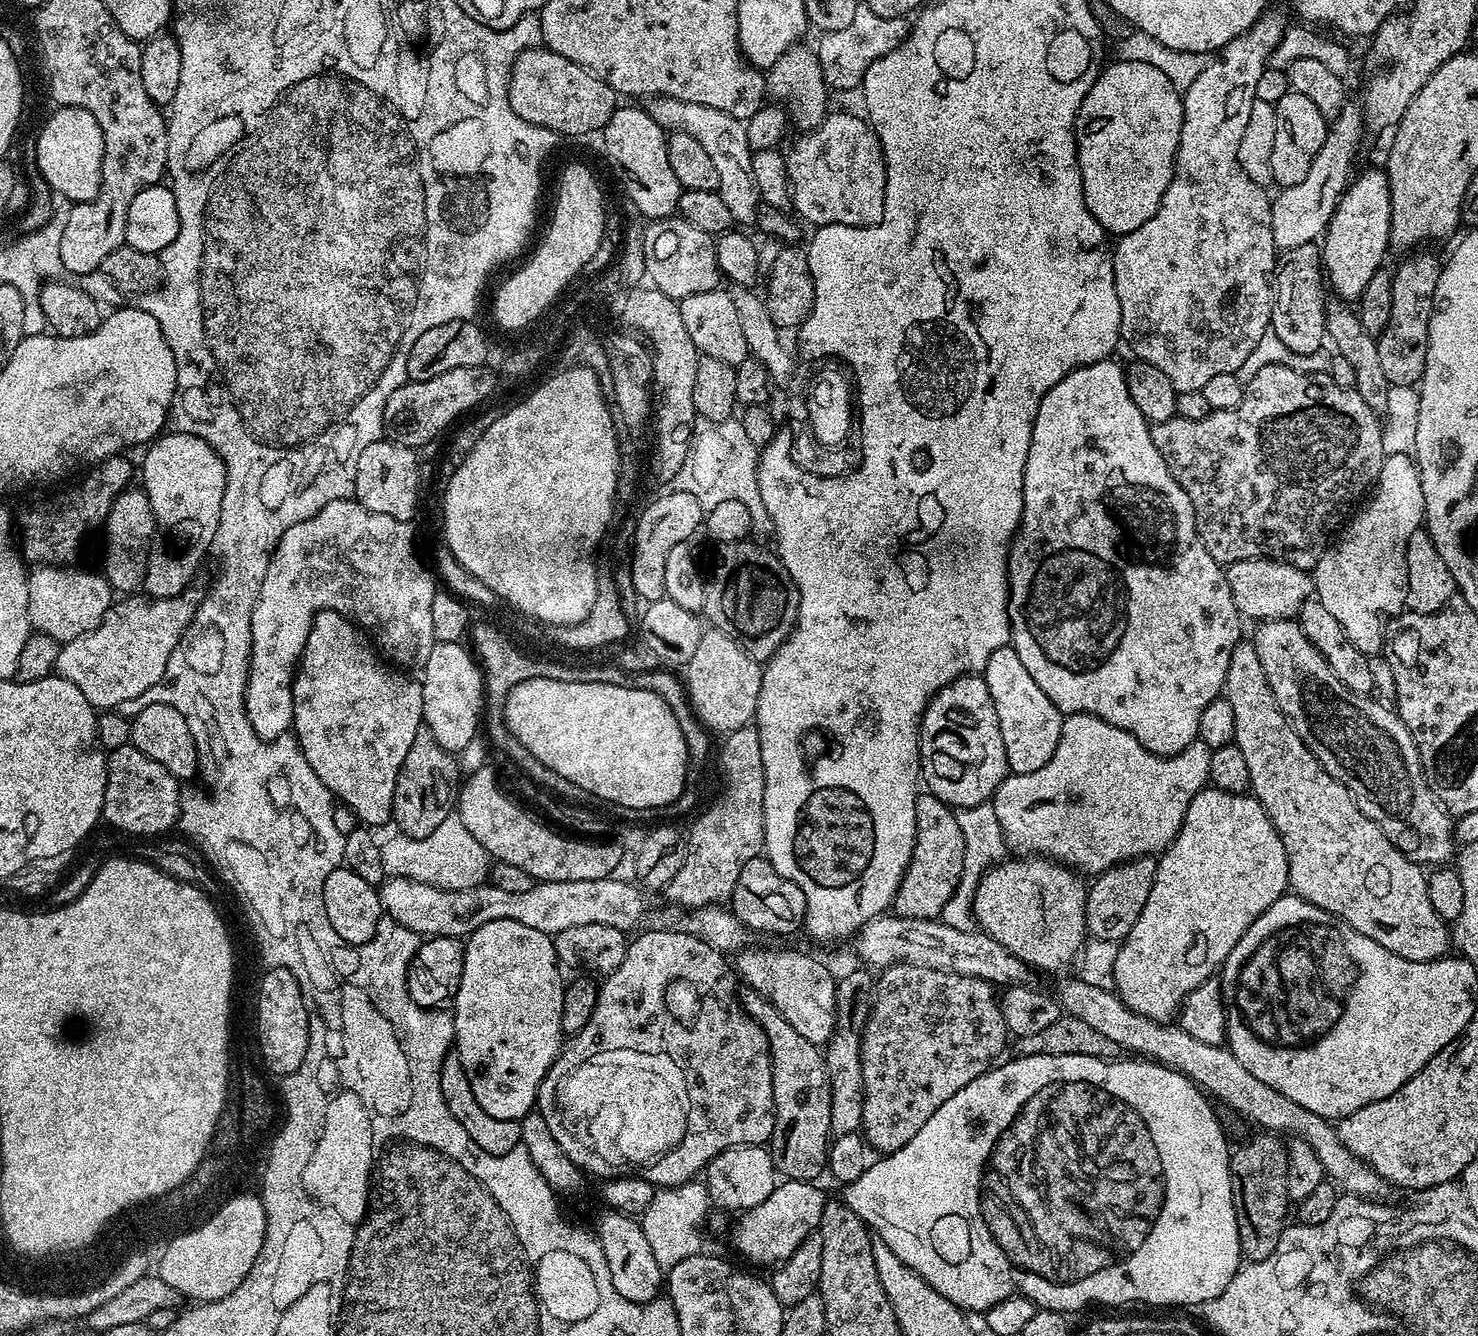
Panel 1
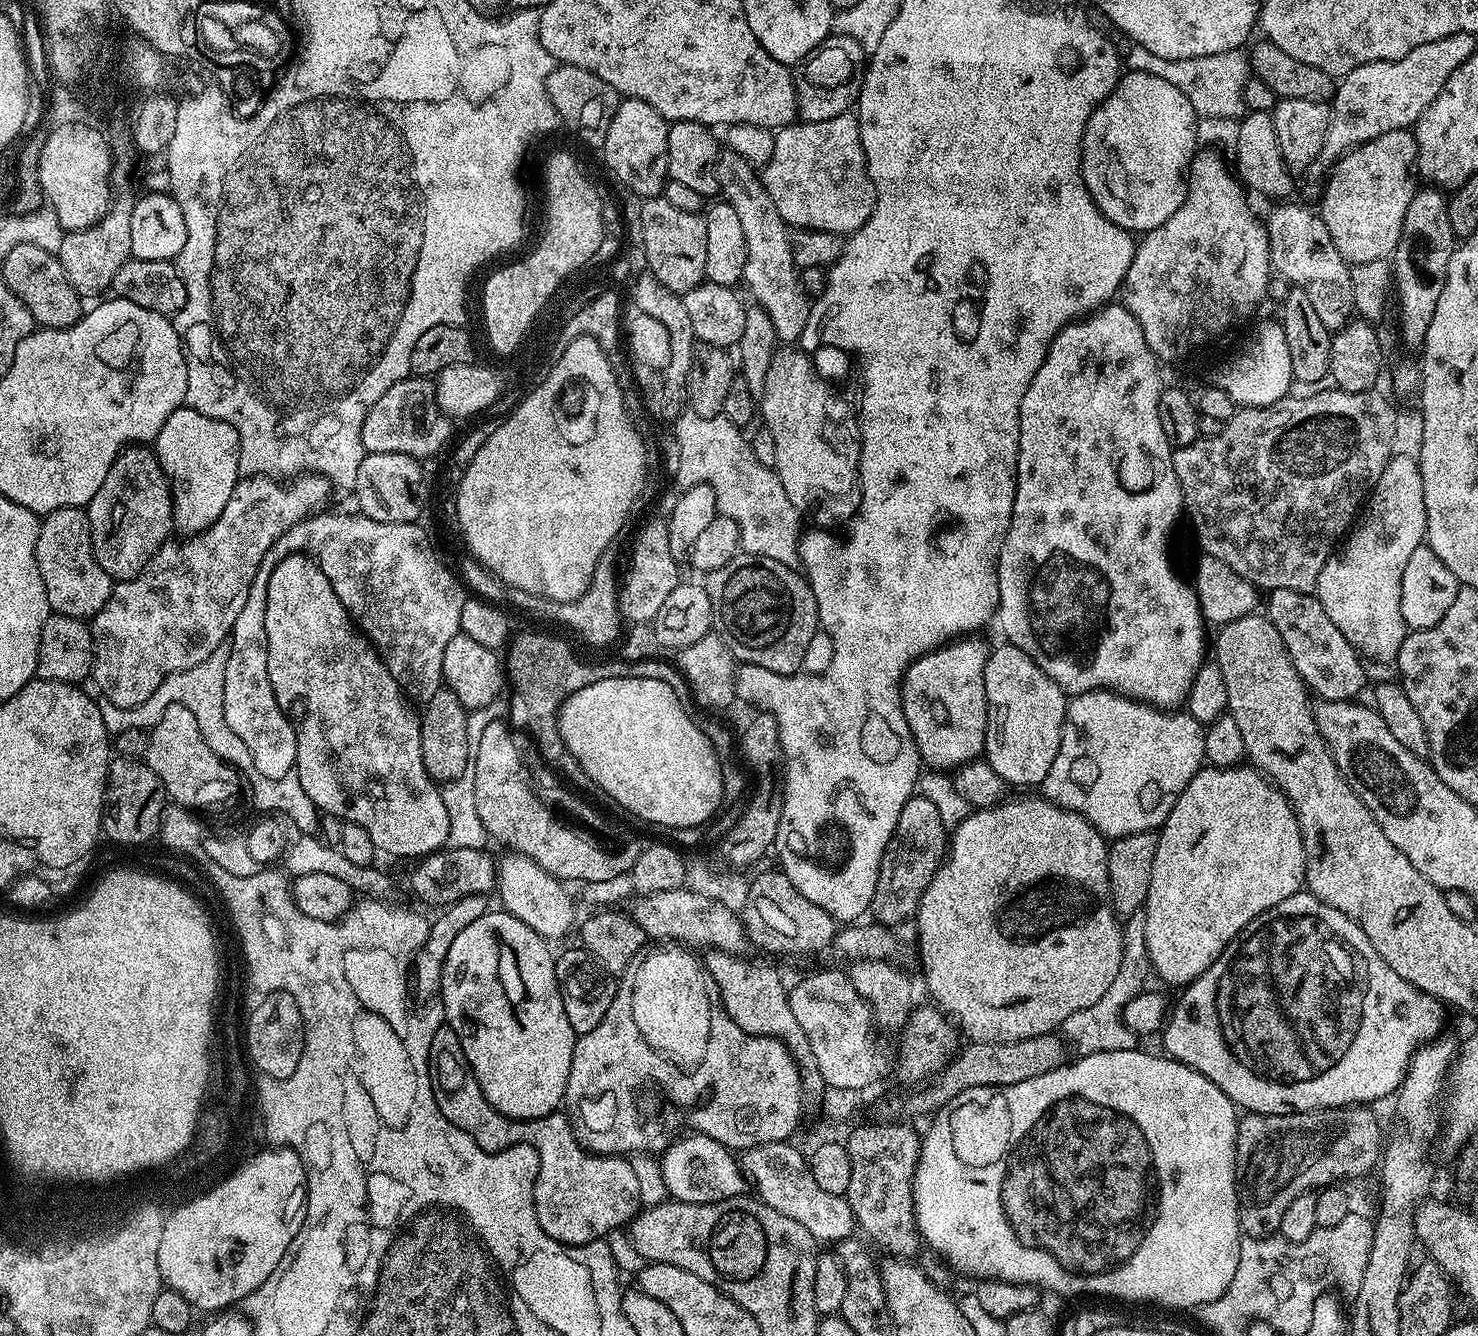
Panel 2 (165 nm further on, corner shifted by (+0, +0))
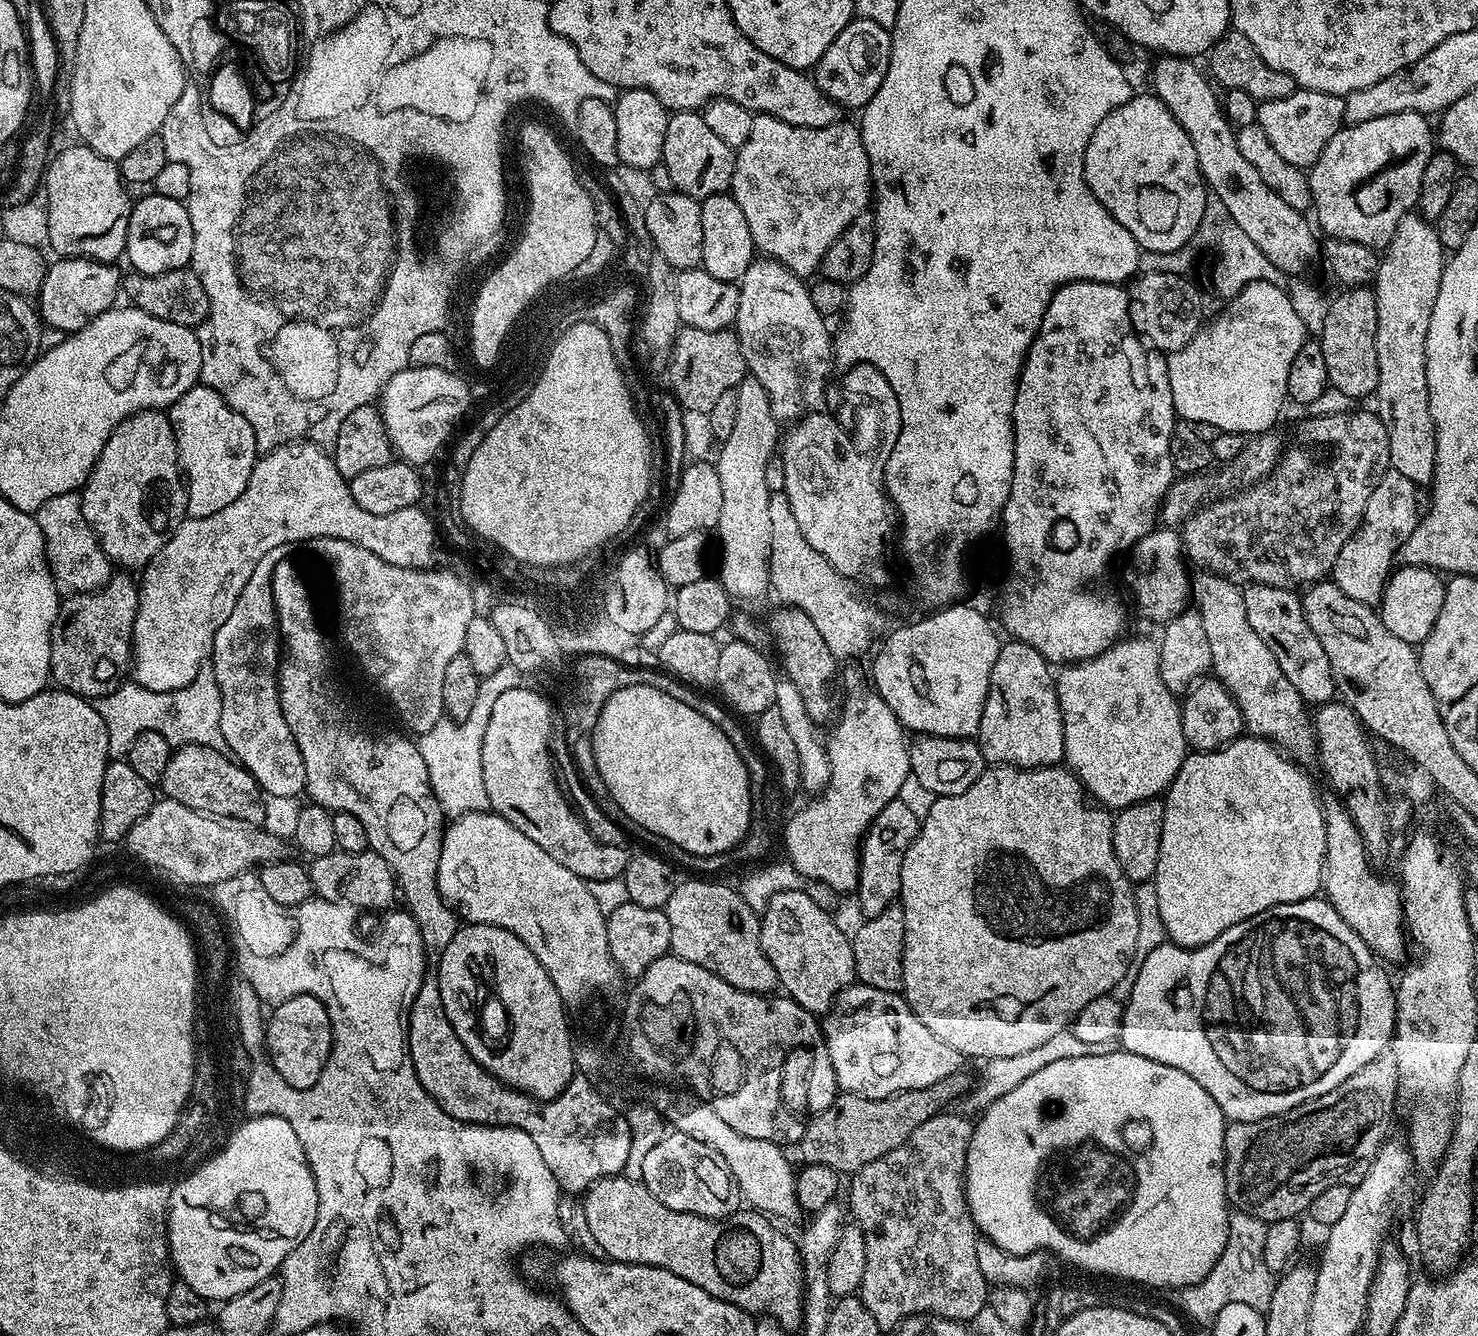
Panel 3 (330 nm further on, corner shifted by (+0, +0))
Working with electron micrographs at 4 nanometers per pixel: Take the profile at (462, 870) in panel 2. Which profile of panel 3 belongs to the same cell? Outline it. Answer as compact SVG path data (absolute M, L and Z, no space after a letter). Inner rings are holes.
M337 850L325 856L317 856L311 861L308 873L312 879L313 893L326 902L348 904L357 910L363 908L388 910L395 905L392 903L398 900L396 876L392 868L386 862L386 858L371 850L358 854Z

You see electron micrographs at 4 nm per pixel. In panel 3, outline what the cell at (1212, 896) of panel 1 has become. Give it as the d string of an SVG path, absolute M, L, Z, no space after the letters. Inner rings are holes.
M1241 735L1223 748L1212 752L1189 751L1184 757L1178 774L1163 793L1164 817L1162 818L1162 838L1158 850L1158 866L1154 883L1158 890L1158 914L1162 914L1165 937L1180 948L1201 948L1206 942L1214 942L1230 926L1254 918L1262 910L1270 910L1279 904L1289 904L1299 900L1311 900L1321 891L1324 882L1324 859L1326 858L1326 822L1322 796L1316 793L1316 784L1303 772L1297 761L1289 758L1271 740L1260 736Z

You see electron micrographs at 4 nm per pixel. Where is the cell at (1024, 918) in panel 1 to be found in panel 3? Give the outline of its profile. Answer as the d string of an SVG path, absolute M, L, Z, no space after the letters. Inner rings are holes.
M1011 764L985 767L974 786L962 794L937 796L930 812L921 819L920 832L910 850L906 850L900 871L898 903L904 912L902 995L922 1026L926 1026L930 1034L938 1034L946 1046L954 1046L961 1057L980 1056L981 1061L986 1061L1011 1058L1013 1054L1034 1050L1042 1046L1042 1042L1054 1038L1054 1034L1065 1031L1076 1019L1082 1006L1119 989L1129 975L1138 946L1138 906L1134 902L1135 887L1122 870L1118 854L1114 852L1113 819L1109 809L1086 799L1084 785L1076 773L1067 767L1013 768Z

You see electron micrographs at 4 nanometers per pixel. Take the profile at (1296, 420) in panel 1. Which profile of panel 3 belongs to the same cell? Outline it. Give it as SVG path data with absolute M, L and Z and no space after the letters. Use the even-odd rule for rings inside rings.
M1353 410L1347 413L1330 414L1322 417L1305 419L1305 424L1296 432L1296 445L1293 448L1285 447L1274 471L1265 480L1251 485L1247 490L1241 491L1233 500L1228 498L1216 498L1211 502L1200 506L1184 521L1182 525L1182 539L1184 542L1184 555L1197 569L1213 572L1215 576L1226 578L1230 582L1241 586L1249 584L1265 584L1266 586L1278 586L1279 588L1299 589L1301 586L1319 584L1331 573L1336 559L1342 554L1342 546L1358 530L1358 526L1364 517L1366 502L1370 502L1370 494L1374 494L1374 486L1390 468L1390 438L1386 438L1386 426L1382 426L1379 415L1375 411Z

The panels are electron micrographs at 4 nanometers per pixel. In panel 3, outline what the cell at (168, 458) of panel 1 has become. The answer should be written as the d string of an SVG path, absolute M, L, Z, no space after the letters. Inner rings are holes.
M203 386L186 390L186 394L182 394L182 398L175 400L167 409L167 414L176 435L179 465L181 469L186 470L188 516L218 514L218 510L230 506L230 502L234 502L234 498L238 498L238 494L246 490L246 482L250 482L252 468L258 459L254 426L250 426L250 422L246 422L246 418L242 418L242 414L231 408L213 388Z

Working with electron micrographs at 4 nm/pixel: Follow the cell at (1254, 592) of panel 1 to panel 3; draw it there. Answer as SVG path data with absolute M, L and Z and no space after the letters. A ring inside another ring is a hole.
M1157 526L1127 553L1128 573L1124 580L1136 599L1136 604L1153 620L1163 626L1178 618L1190 604L1190 571L1184 555L1181 533L1172 526ZM1185 564L1185 565L1184 565ZM1188 567L1188 568L1187 568ZM1189 602L1189 604L1188 604Z

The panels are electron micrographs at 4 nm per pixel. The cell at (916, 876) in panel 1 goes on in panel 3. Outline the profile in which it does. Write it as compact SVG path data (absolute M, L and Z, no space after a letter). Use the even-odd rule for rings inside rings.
M899 798L891 800L862 837L860 853L860 881L856 884L855 899L860 899L860 912L864 920L878 918L882 910L897 903L900 895L900 871L906 850L916 840L920 832L921 819L916 817L911 807Z

